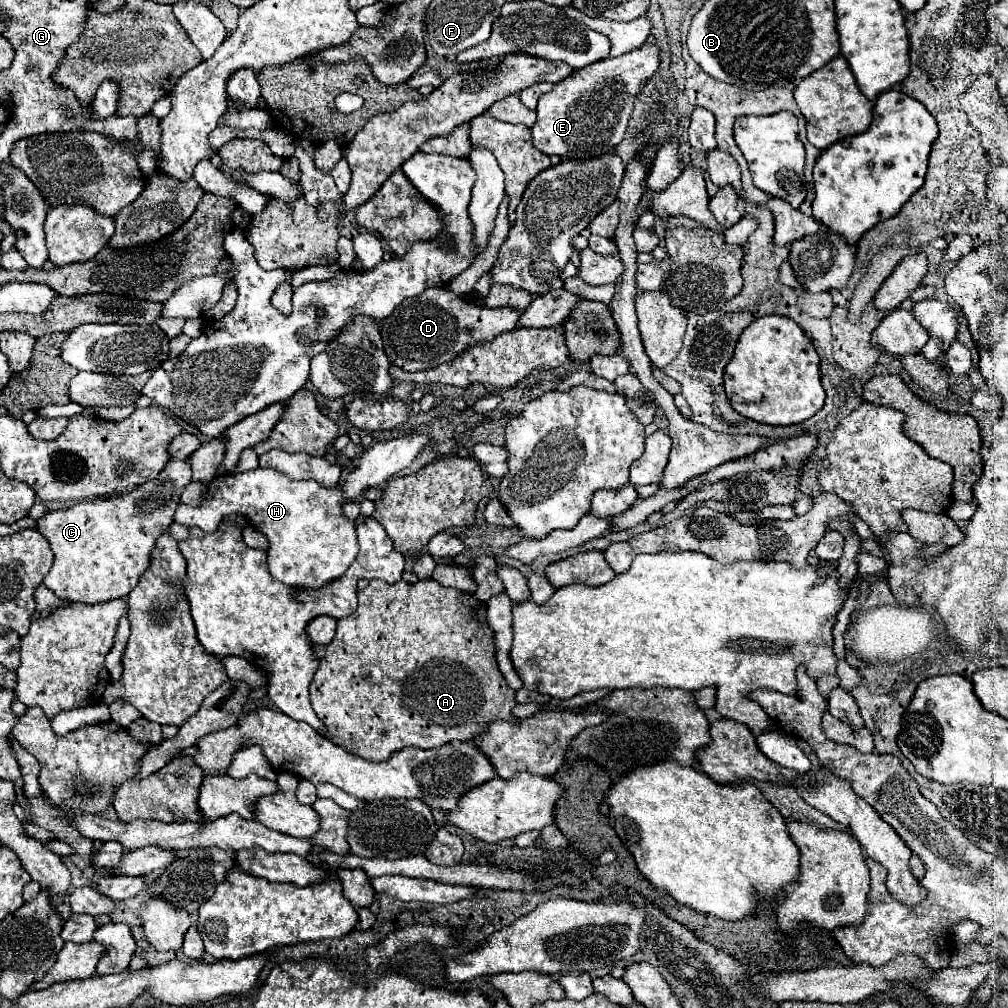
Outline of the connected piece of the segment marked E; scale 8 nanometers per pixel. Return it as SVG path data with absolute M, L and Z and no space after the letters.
M647 38L647 42L633 52L575 70L565 82L561 80L551 92L539 98L537 122L531 128L533 146L547 156L559 156L563 160L591 160L613 152L625 136L633 100L657 68L659 50L653 38Z

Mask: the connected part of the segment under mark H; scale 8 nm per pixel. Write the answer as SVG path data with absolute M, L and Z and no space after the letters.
M427 434L375 442L359 456L353 472L333 488L319 486L315 480L291 480L273 468L255 468L235 476L215 478L209 484L203 504L195 508L181 504L175 512L175 522L183 526L197 526L203 532L215 532L221 518L229 514L243 514L247 524L269 540L269 572L287 586L317 590L323 584L341 578L359 552L355 520L349 520L343 514L343 504L355 500L367 488L387 484L397 472L411 466L425 446L429 446Z

